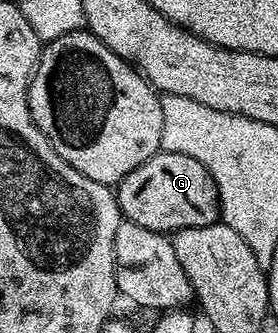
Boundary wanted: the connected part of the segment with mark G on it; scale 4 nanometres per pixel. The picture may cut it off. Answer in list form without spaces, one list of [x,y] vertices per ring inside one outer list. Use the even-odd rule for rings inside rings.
[[[156,152],[119,181],[114,193],[122,219],[137,222],[145,230],[174,234],[185,228],[209,226],[220,219],[217,186],[209,170],[189,154]]]

